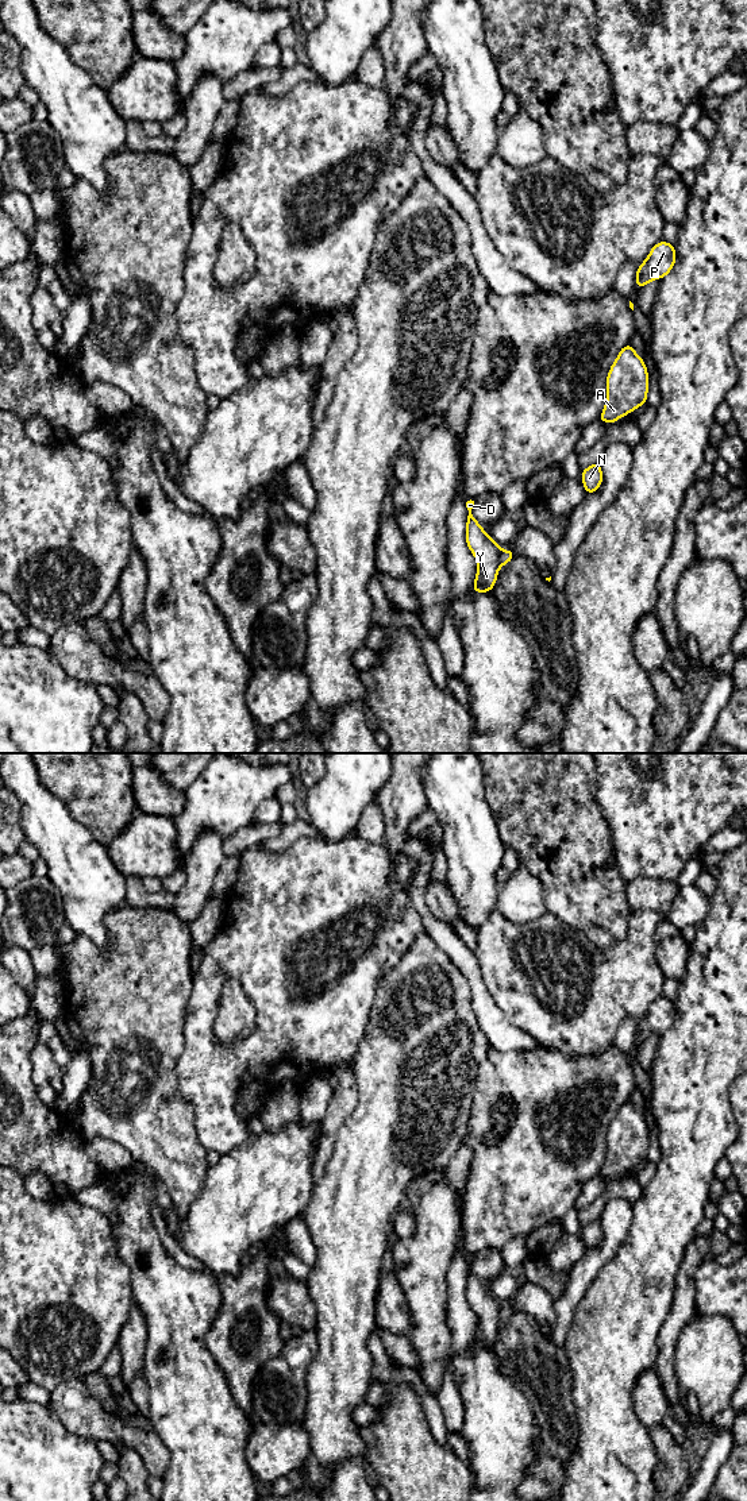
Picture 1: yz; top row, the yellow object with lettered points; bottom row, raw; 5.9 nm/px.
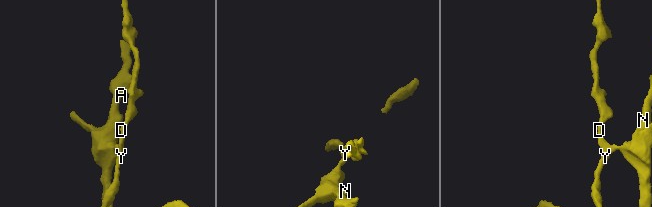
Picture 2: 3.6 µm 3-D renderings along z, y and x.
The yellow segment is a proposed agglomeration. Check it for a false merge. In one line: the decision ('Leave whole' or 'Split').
Split

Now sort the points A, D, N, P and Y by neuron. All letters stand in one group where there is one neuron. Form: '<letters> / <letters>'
A N P / D Y

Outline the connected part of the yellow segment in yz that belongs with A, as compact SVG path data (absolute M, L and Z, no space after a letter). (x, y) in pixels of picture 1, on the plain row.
M631 1100L624 1101L607 1131L607 1157L600 1177L613 1180L647 1157L648 1127Z

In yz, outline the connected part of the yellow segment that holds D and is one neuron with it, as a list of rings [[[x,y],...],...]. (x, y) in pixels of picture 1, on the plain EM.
[[[467,1257],[469,1266],[466,1277],[466,1300],[477,1315],[477,1332],[474,1335],[473,1348],[488,1348],[493,1346],[497,1328],[500,1327],[498,1316],[503,1309],[500,1300],[492,1296],[478,1277],[473,1273],[471,1265],[474,1257]]]

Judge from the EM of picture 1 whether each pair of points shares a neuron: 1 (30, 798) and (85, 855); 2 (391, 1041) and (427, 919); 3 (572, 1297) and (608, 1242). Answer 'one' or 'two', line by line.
1: one
2: two
3: one

